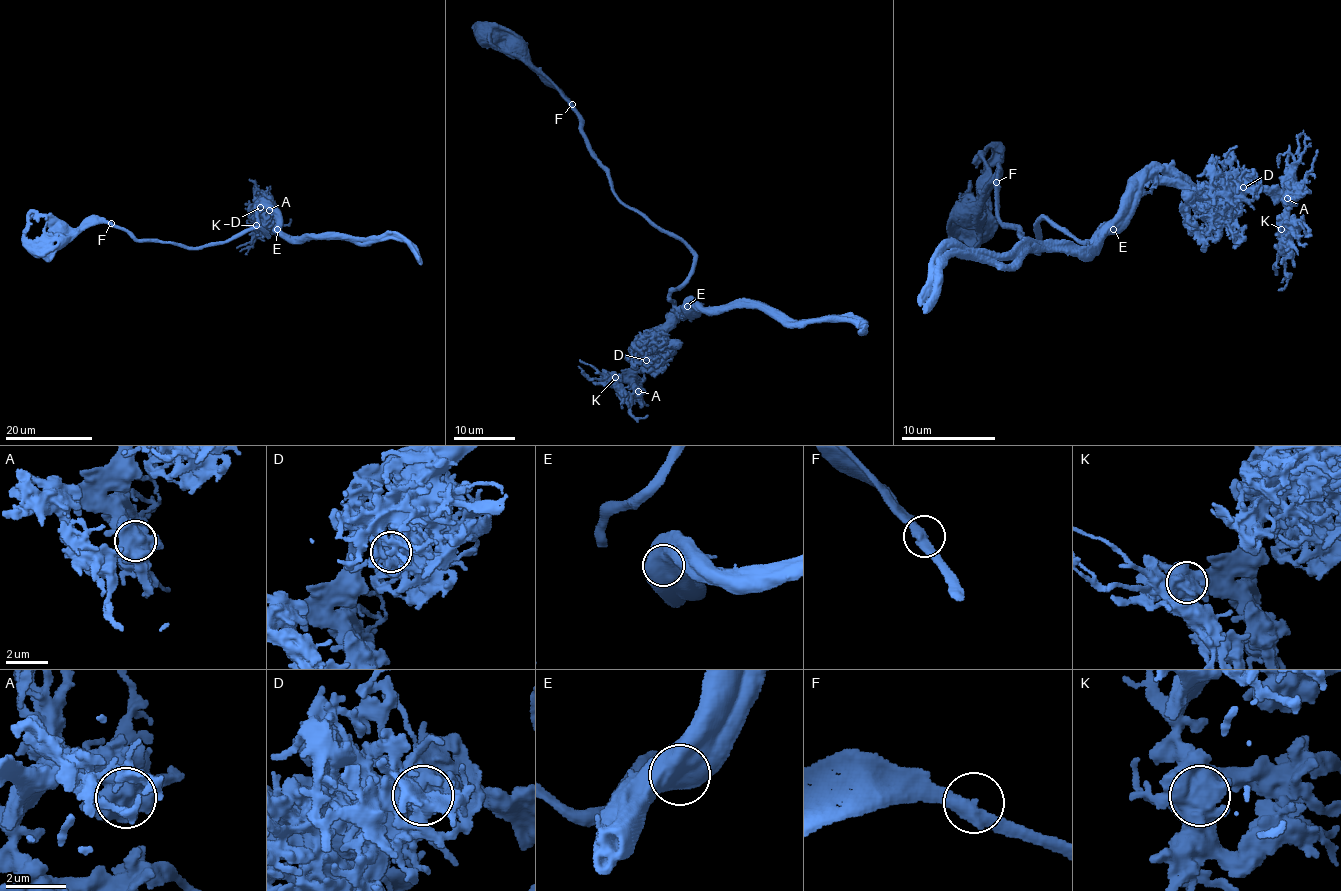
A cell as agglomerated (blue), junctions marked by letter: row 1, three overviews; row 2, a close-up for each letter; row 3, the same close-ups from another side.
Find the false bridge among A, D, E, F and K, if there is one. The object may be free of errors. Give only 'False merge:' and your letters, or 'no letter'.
False merge: E

